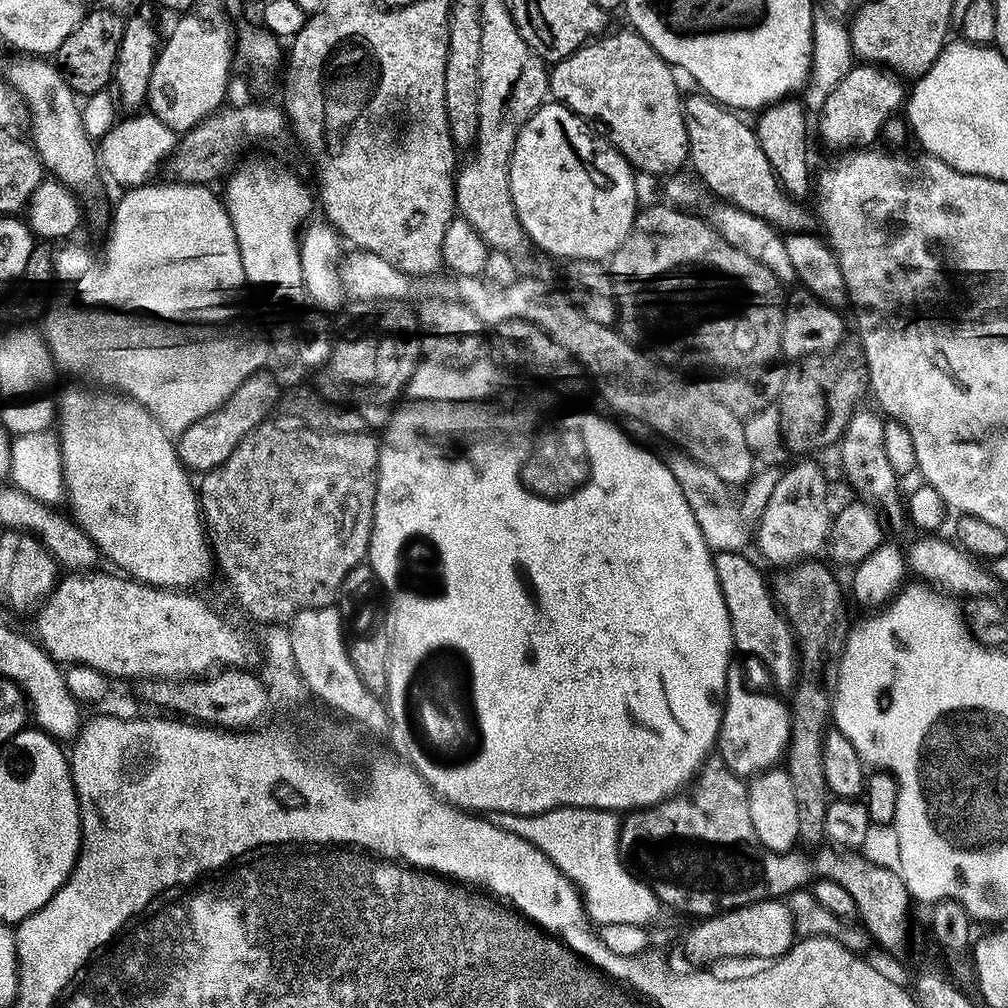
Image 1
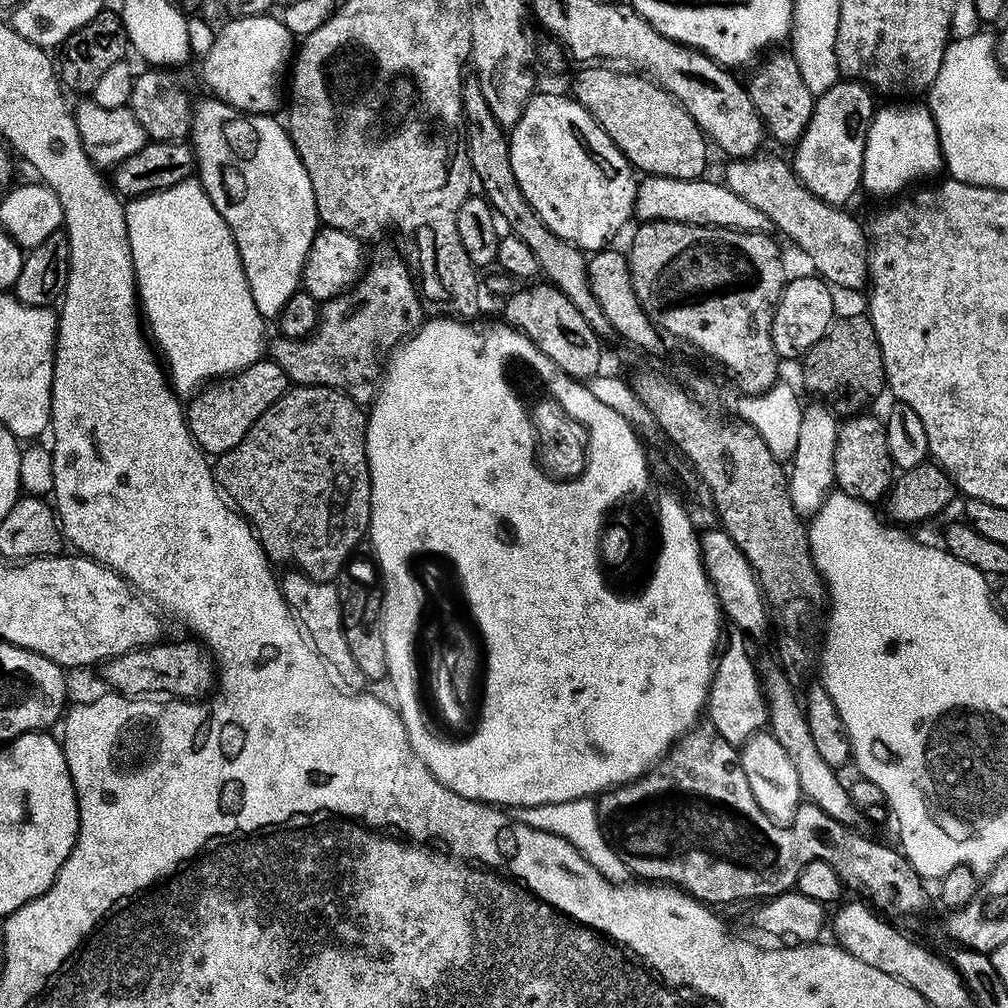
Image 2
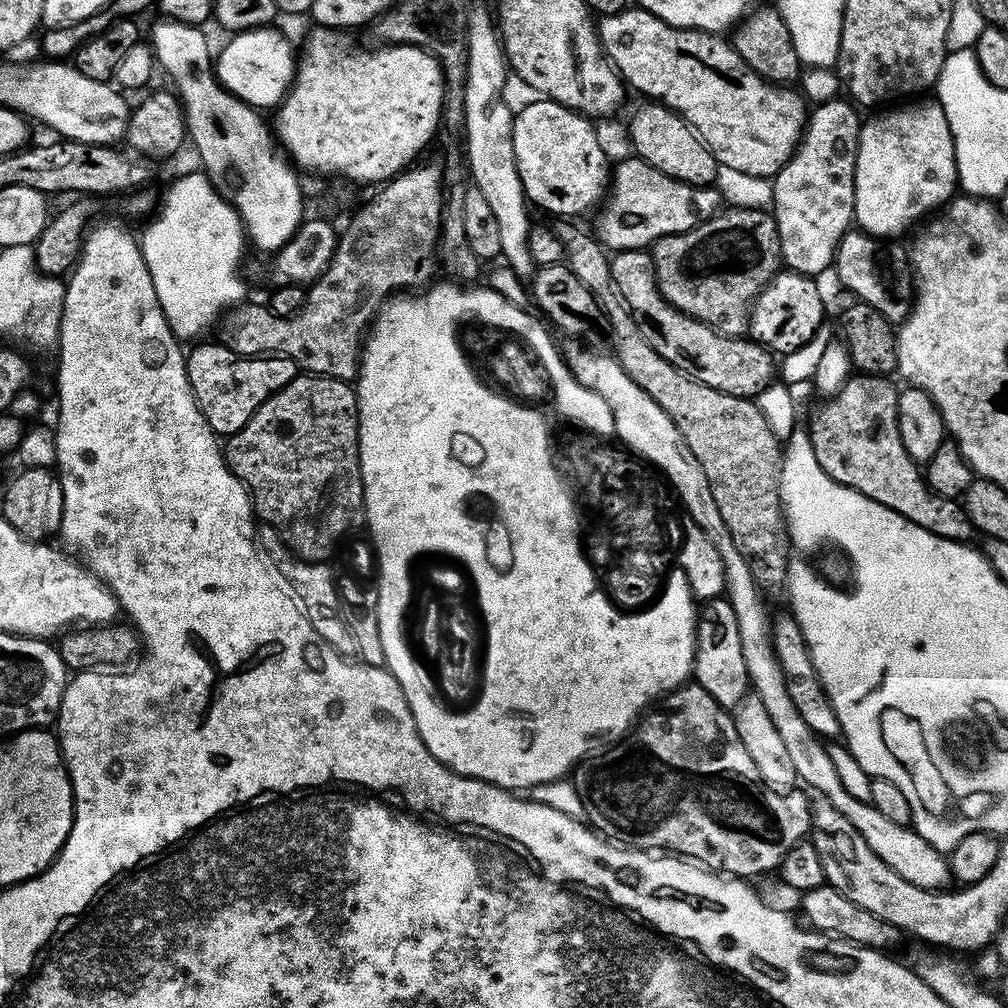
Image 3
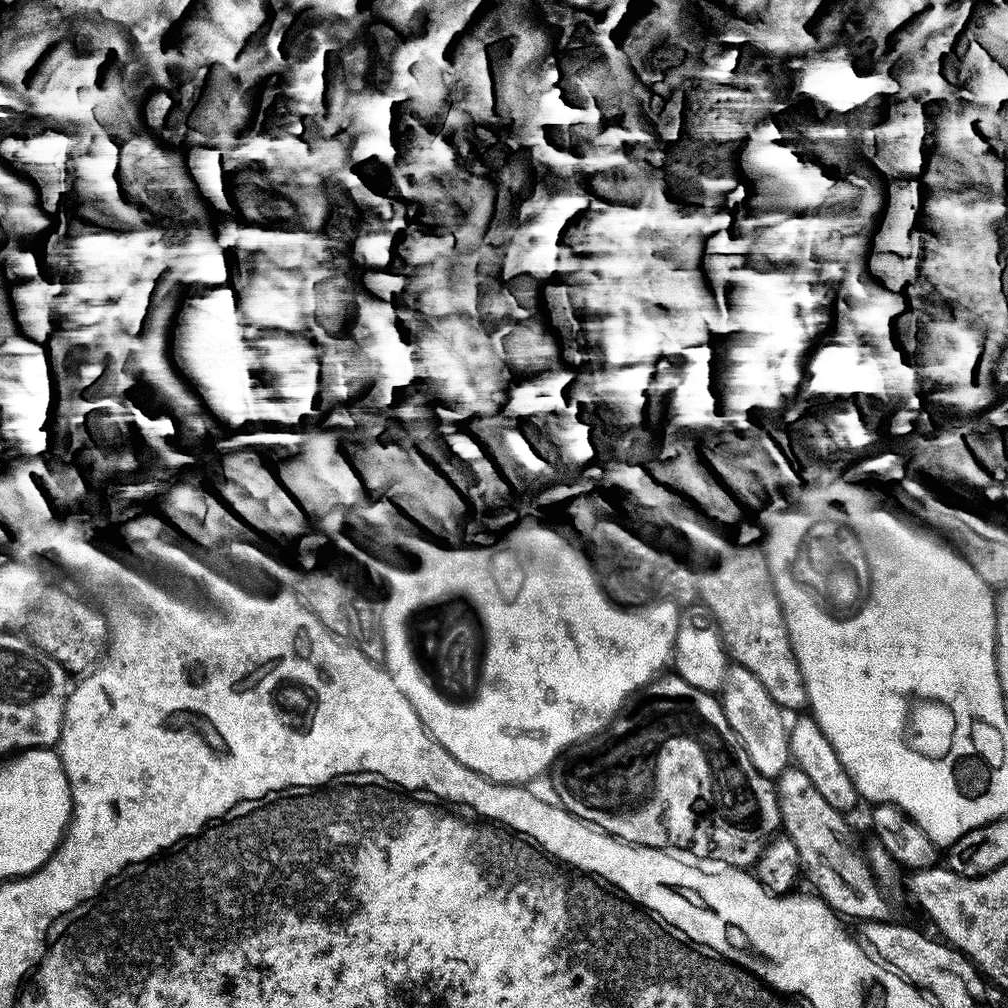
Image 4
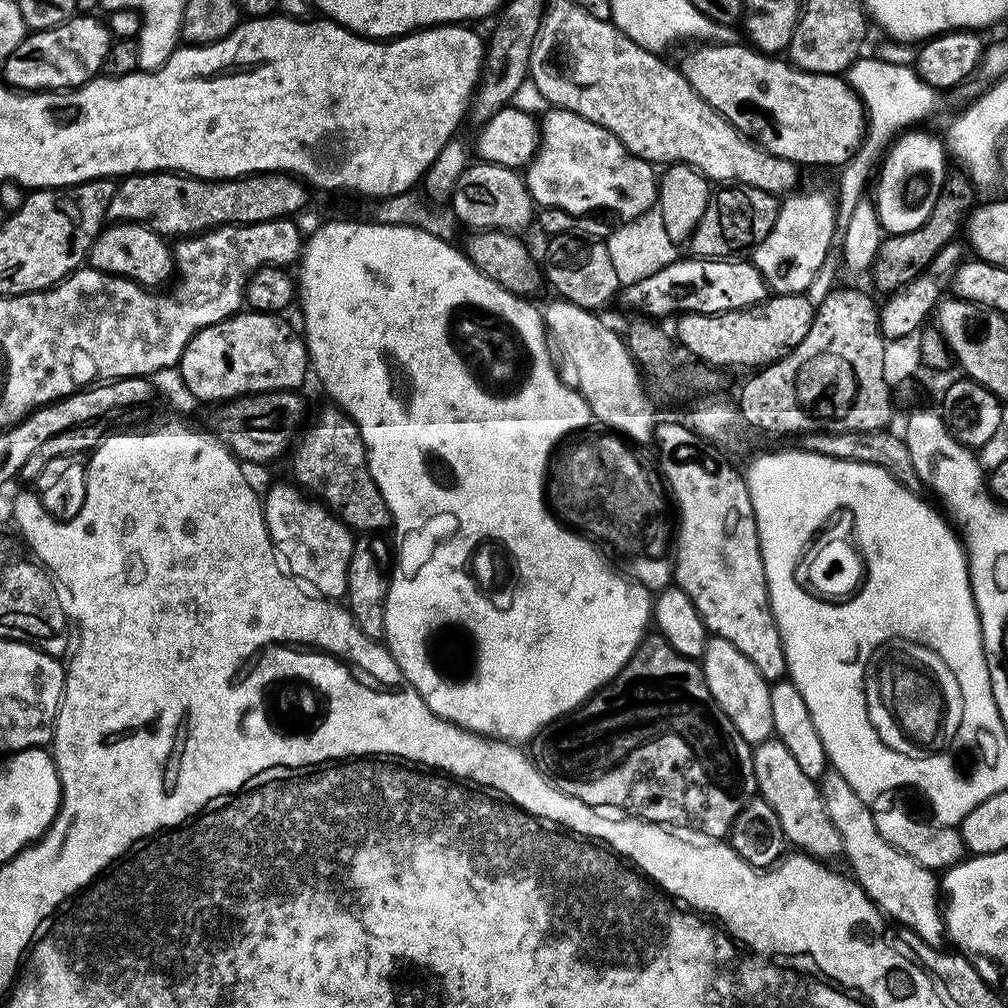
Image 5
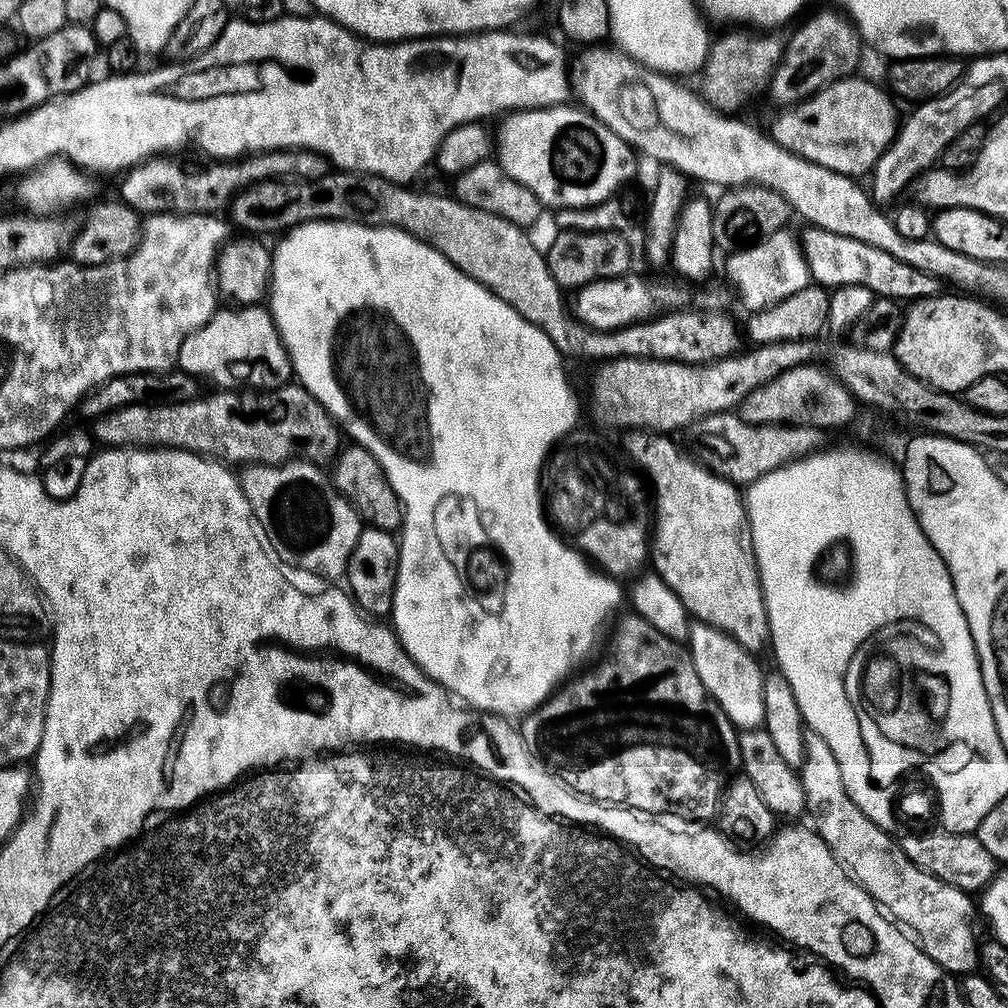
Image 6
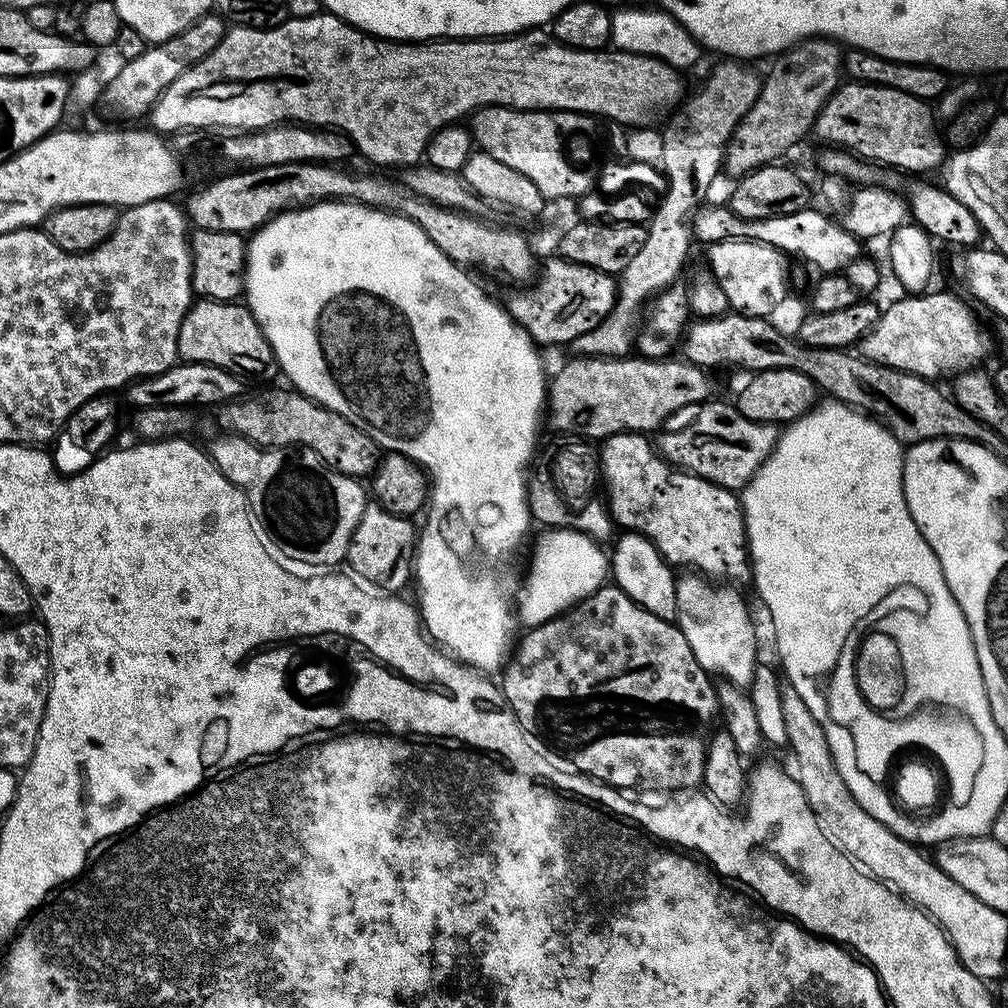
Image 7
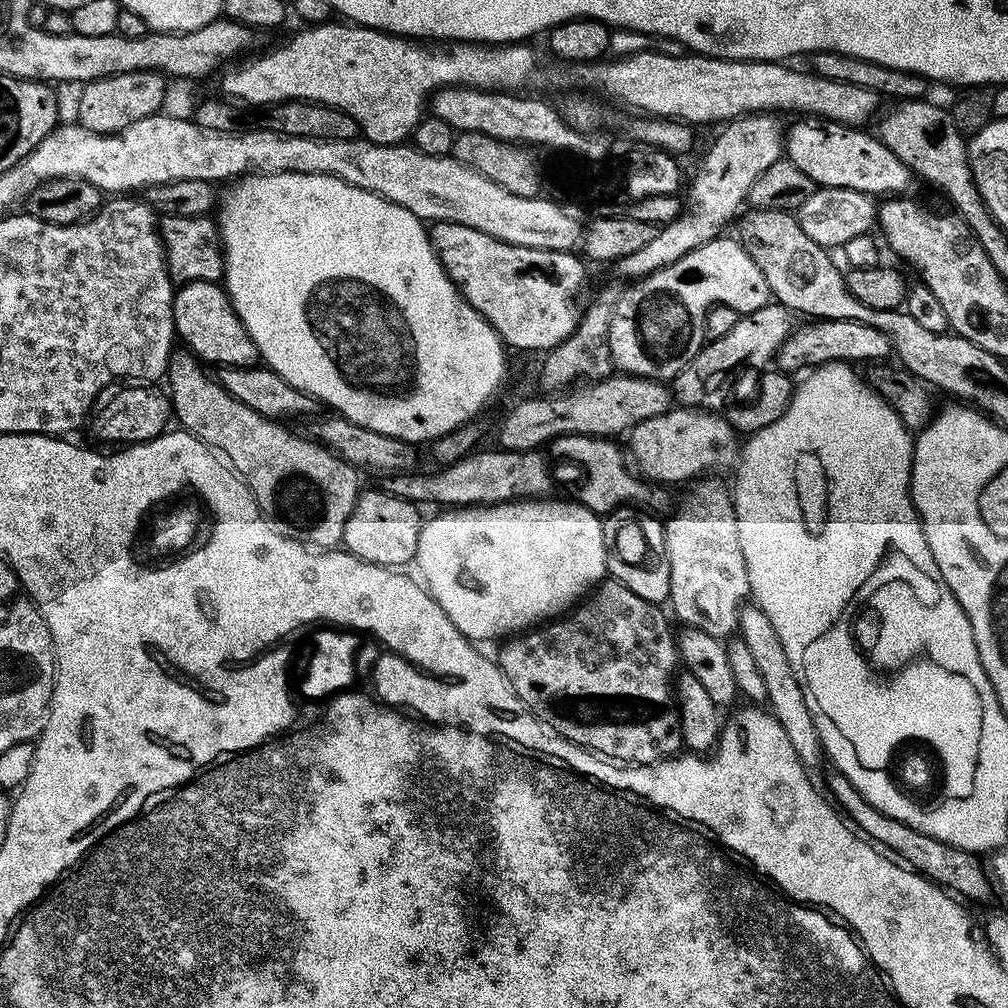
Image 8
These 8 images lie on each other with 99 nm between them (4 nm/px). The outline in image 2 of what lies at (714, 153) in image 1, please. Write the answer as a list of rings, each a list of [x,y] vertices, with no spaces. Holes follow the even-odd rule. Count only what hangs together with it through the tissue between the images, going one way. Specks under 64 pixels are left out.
[[[764,155],[733,159],[722,176],[723,183],[734,190],[738,198],[746,198],[750,206],[762,210],[773,229],[777,228],[786,239],[793,240],[806,252],[816,267],[816,276],[837,289],[863,289],[867,275],[865,225],[860,225],[850,213],[844,212],[848,210],[843,207],[827,204],[811,193],[793,172],[793,165],[787,159],[775,160]]]

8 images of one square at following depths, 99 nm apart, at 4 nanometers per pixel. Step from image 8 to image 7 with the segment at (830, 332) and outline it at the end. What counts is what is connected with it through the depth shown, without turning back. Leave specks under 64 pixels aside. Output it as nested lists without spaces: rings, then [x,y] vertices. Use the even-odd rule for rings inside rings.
[[[932,292],[927,294],[904,294],[901,300],[885,307],[876,325],[858,341],[859,355],[866,360],[873,360],[887,368],[899,372],[909,372],[924,380],[939,381],[939,376],[951,377],[953,374],[980,366],[988,356],[988,336],[980,329],[976,316],[952,292]]]

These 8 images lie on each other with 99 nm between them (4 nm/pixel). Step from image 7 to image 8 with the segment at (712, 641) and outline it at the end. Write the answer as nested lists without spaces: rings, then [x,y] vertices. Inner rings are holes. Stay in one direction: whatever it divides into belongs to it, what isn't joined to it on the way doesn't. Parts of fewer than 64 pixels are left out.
[[[700,478],[691,485],[688,497],[680,504],[680,509],[664,524],[664,559],[670,566],[670,594],[668,600],[681,620],[681,625],[697,628],[717,638],[728,638],[737,631],[740,610],[745,607],[750,596],[748,587],[748,567],[742,554],[742,542],[738,538],[736,505],[733,493],[716,478]]]

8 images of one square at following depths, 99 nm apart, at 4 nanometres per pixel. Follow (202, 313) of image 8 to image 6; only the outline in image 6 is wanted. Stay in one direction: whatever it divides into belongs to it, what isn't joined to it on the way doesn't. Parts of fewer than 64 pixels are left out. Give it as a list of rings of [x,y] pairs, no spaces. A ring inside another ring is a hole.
[[[239,306],[221,307],[207,322],[196,328],[182,342],[176,359],[179,371],[216,384],[220,390],[267,390],[281,388],[293,379],[292,360],[282,342],[280,332],[272,320],[271,311],[264,306],[242,308]]]

